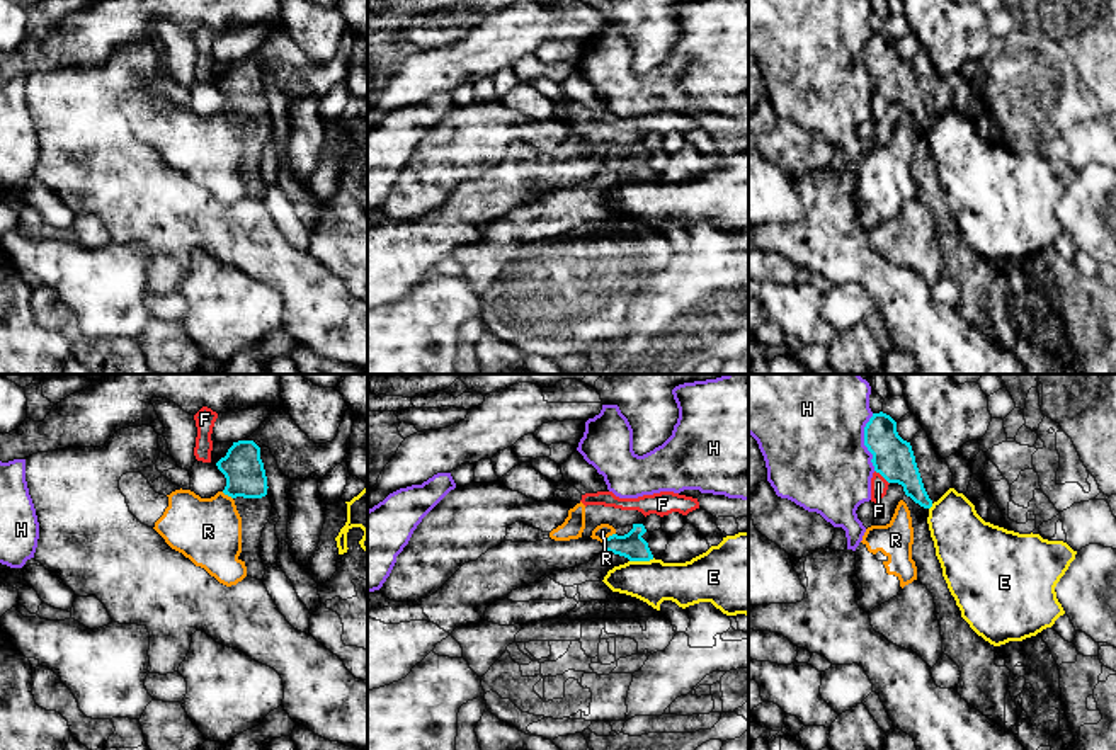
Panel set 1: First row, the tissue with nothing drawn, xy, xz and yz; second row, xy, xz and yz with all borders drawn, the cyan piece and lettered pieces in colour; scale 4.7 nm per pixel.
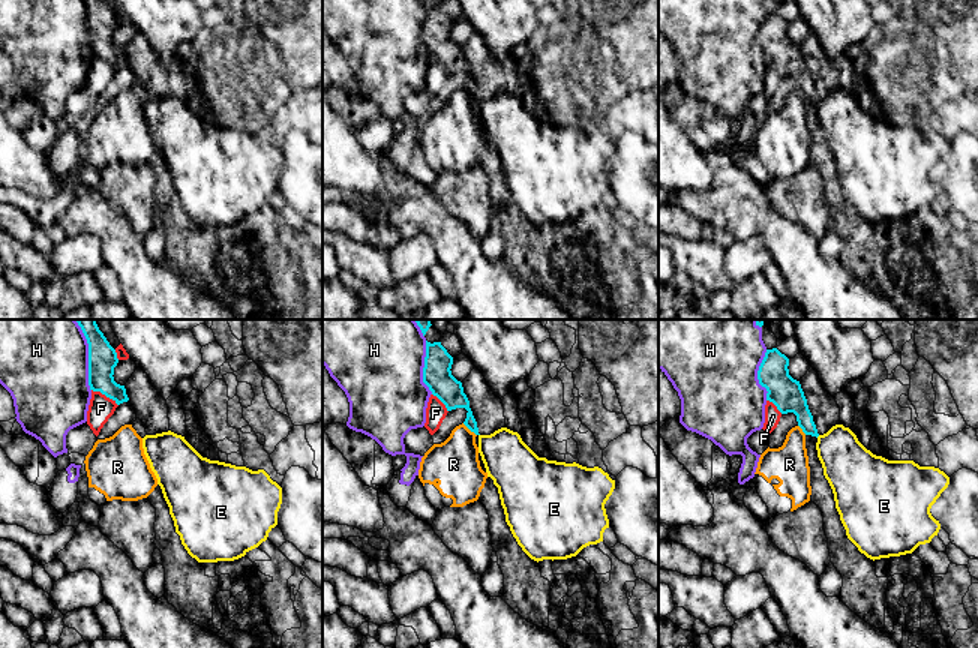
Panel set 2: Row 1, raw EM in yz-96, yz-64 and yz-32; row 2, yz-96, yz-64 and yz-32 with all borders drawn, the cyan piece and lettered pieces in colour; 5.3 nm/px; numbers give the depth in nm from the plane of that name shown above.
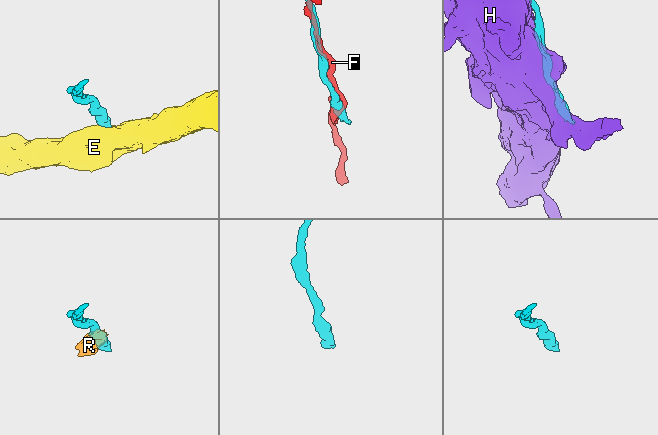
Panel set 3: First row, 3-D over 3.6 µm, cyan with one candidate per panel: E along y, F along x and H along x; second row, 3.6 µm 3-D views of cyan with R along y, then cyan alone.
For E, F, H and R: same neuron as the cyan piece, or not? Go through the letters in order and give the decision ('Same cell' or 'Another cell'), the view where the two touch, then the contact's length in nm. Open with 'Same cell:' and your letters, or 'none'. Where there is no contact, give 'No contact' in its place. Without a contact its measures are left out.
Same cell: none
E: Another cell. Touches cyan in xz. Shared border 120 nm
F: Another cell. Touches cyan in yz. Shared border 100 nm
H: Another cell. Touches cyan in yz. Shared border 280 nm
R: Another cell. Touches cyan in xz. Shared border 80 nm

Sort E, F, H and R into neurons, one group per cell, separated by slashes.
E / F / H / R

